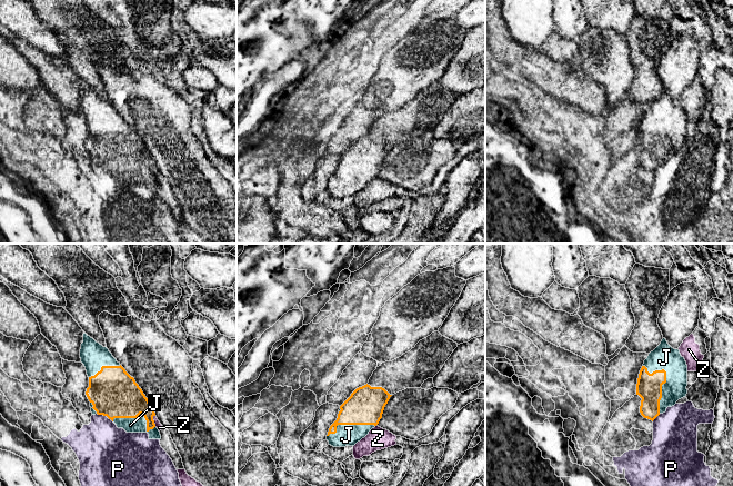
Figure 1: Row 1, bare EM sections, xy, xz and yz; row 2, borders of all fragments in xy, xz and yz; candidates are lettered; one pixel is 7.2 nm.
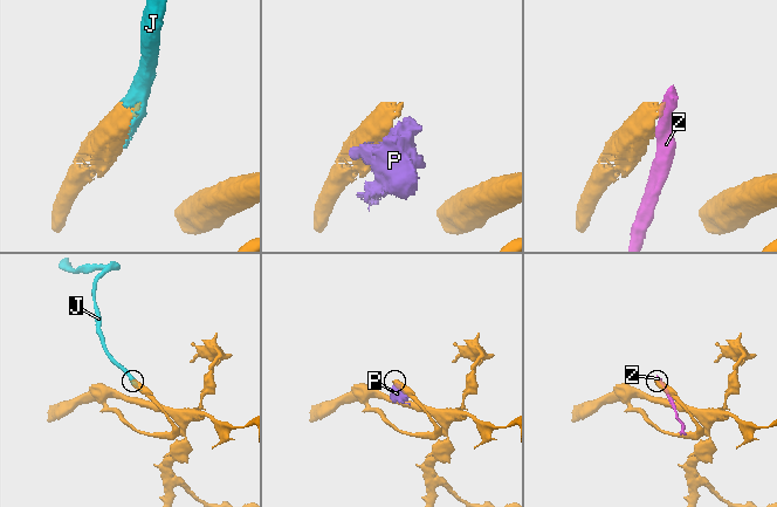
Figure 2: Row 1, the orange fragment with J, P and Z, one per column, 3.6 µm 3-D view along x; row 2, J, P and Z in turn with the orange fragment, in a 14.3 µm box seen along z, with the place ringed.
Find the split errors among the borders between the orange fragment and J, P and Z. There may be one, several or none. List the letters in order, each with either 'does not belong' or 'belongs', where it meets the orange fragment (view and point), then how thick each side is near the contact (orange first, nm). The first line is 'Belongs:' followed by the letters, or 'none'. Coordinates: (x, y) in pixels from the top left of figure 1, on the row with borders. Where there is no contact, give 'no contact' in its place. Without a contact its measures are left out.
Belongs: J
J: belongs; contact yz (665, 380); calibres 190 and 180 nm
P: does not belong; contact xy (104, 415); calibres 360 and 380 nm
Z: does not belong; contact xy (153, 420); calibres 260 and 50 nm

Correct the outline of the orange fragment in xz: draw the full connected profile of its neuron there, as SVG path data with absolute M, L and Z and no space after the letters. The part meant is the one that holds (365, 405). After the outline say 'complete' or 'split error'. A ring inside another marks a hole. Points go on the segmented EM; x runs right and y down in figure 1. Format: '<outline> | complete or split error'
M368 384L357 388L340 406L338 418L329 428L329 445L354 446L364 438L379 424L391 396L384 388Z | split error

